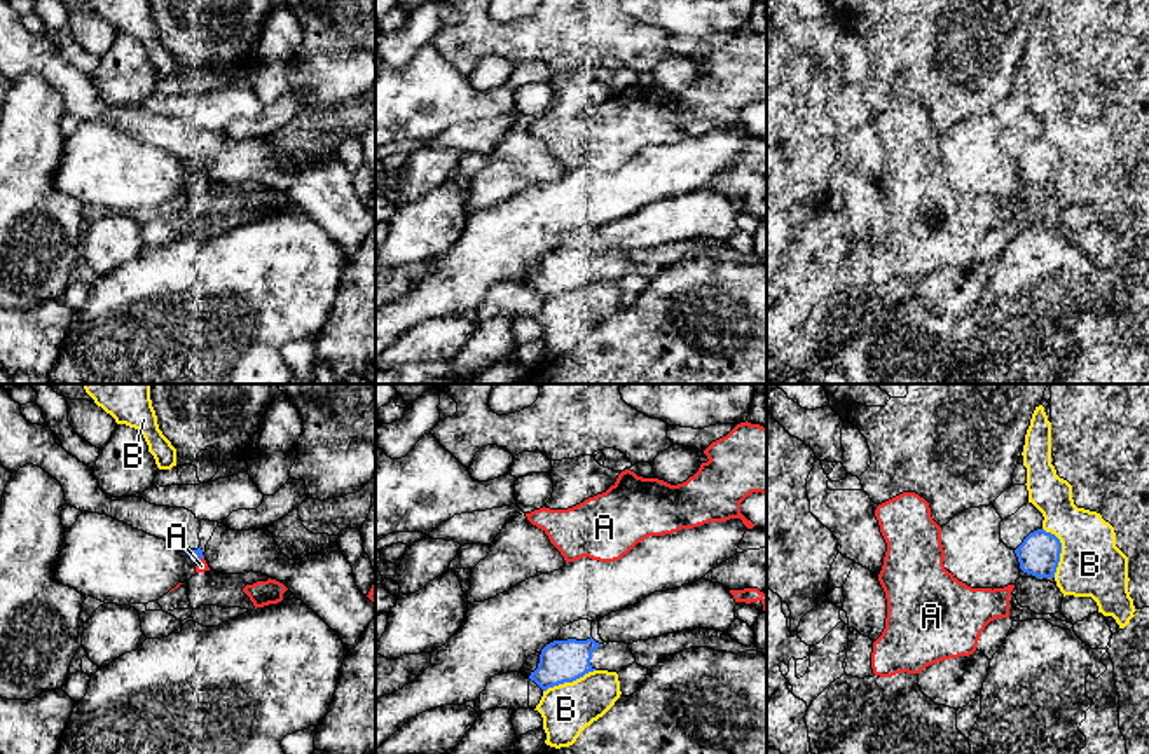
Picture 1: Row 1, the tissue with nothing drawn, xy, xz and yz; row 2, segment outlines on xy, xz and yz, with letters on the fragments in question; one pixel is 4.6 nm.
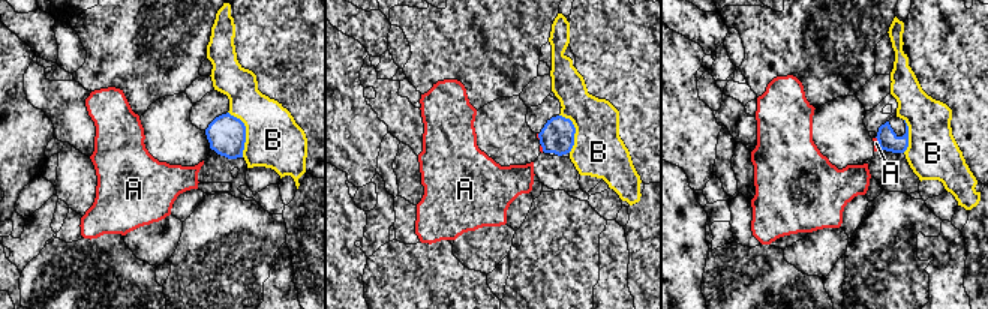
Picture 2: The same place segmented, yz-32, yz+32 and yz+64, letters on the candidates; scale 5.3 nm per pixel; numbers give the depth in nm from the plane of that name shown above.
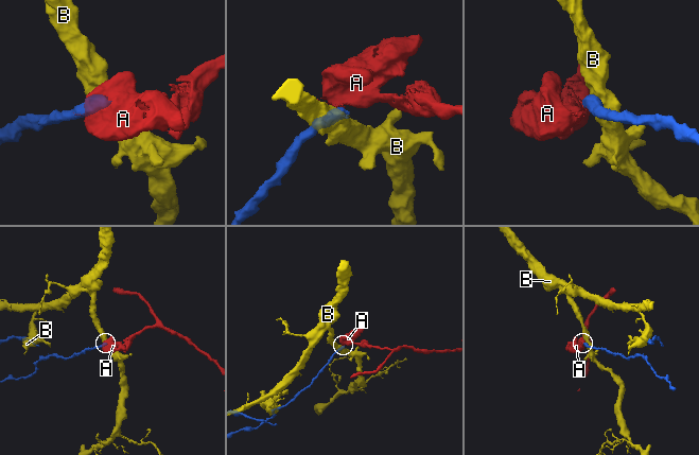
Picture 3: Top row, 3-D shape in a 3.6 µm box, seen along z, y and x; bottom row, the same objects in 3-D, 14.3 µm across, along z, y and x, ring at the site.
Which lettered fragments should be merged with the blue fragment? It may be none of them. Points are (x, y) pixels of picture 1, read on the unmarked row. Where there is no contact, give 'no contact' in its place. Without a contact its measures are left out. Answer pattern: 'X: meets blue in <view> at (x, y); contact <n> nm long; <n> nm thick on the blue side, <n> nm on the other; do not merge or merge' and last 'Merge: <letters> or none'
A: meets blue in xy at (199, 168); contact 50 nm long; 60 nm thick on the blue side, 50 nm on the other; do not merge
B: meets blue in yz at (1060, 159); contact 240 nm long; 190 nm thick on the blue side, 280 nm on the other; do not merge
Merge: none

